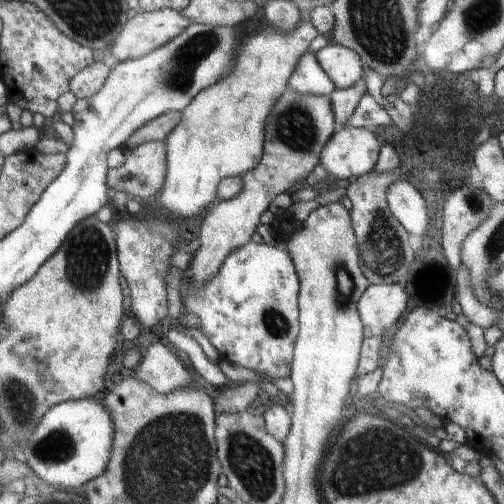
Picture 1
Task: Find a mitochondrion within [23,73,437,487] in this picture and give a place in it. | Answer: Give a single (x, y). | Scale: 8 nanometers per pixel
(87, 259)

